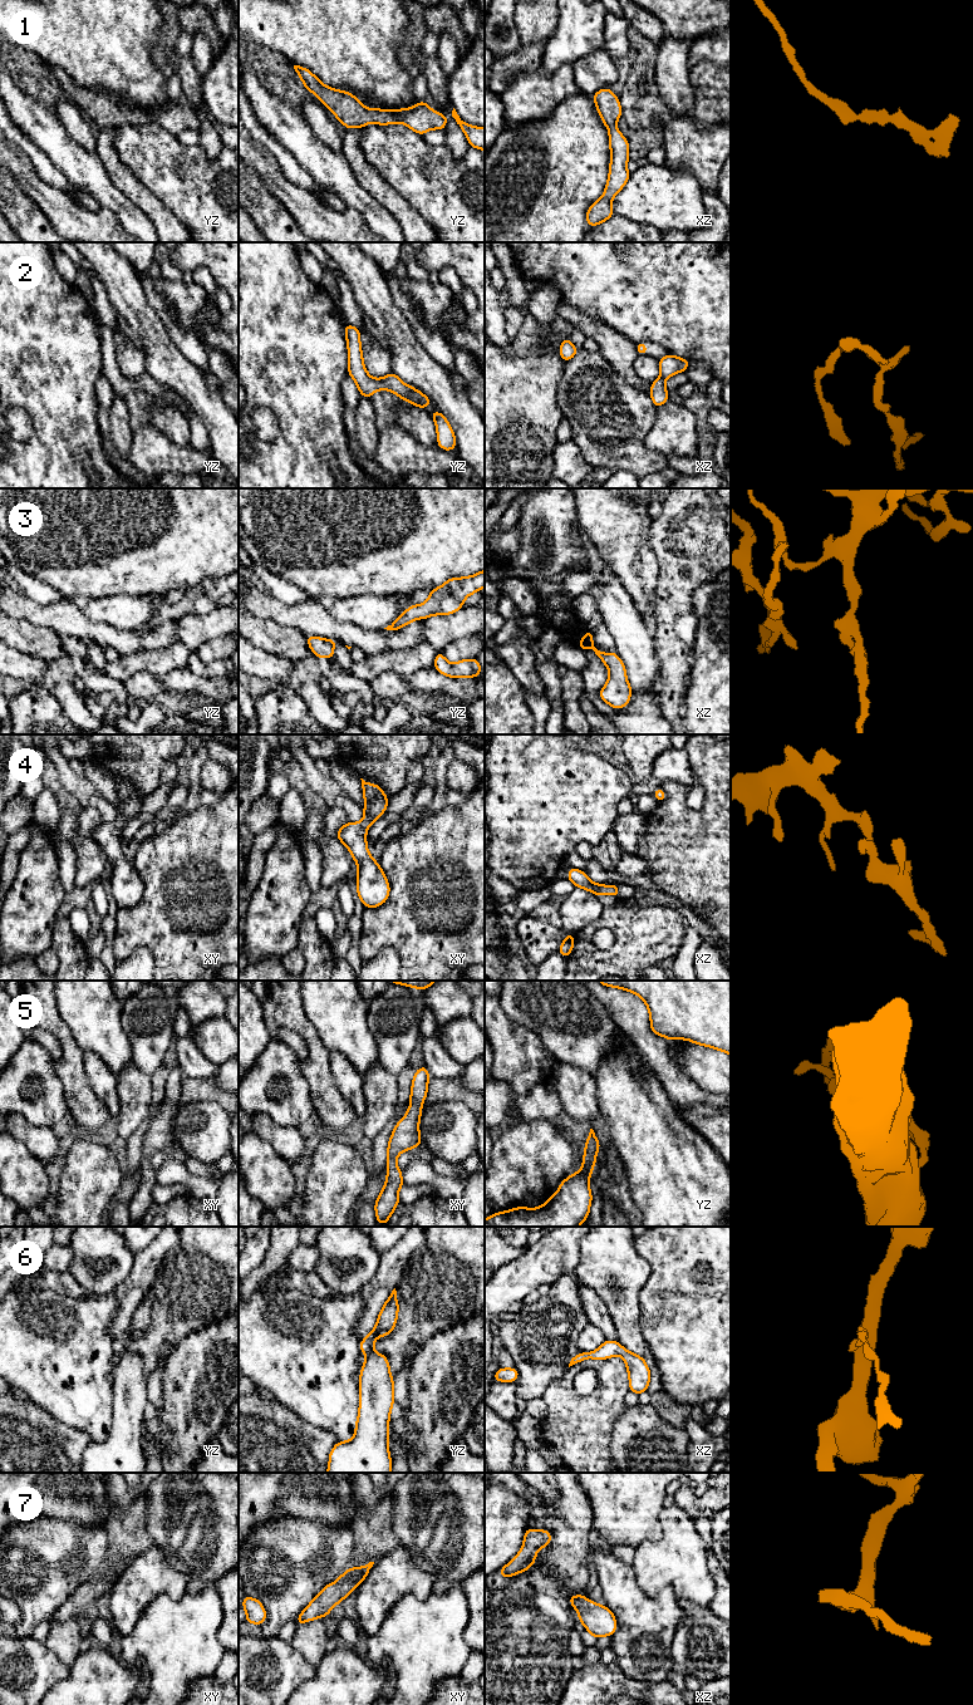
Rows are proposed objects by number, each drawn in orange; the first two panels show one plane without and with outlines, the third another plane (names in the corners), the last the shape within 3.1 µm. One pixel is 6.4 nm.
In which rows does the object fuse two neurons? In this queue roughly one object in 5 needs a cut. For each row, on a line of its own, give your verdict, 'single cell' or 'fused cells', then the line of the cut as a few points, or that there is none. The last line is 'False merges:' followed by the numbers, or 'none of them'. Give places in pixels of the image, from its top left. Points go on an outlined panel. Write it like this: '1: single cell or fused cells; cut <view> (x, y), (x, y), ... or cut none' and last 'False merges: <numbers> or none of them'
1: single cell; cut none
2: single cell; cut none
3: single cell; cut none
4: single cell; cut none
5: single cell; cut none
6: single cell; cut none
7: single cell; cut none
False merges: none of them

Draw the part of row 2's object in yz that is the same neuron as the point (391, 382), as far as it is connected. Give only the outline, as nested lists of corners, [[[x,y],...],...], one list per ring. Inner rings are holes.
[[[344,324],[344,331],[348,344],[348,374],[354,379],[360,395],[370,398],[377,389],[380,392],[388,389],[404,402],[412,402],[414,407],[424,409],[427,406],[433,404],[427,395],[412,385],[404,384],[393,372],[378,379],[370,377],[363,362],[359,329]]]

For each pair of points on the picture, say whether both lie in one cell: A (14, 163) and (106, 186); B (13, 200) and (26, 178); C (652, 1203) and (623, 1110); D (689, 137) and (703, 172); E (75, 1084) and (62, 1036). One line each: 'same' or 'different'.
A: different
B: different
C: same
D: same
E: same

